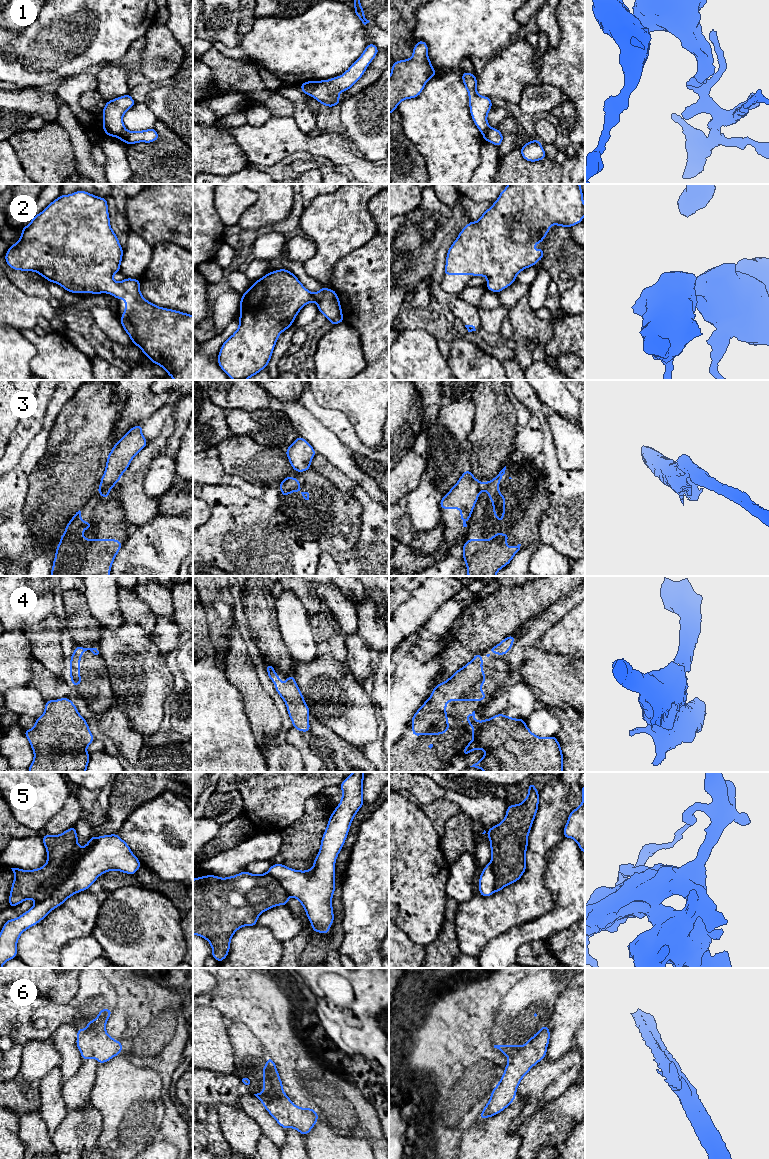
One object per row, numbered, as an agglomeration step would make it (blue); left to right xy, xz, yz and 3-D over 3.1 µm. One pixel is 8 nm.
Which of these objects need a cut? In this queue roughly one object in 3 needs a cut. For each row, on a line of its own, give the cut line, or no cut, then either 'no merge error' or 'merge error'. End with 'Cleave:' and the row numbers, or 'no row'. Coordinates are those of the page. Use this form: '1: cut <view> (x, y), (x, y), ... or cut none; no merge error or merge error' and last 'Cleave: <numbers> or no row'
1: cut xz (319, 81), (309, 94); merge error
2: cut none; no merge error
3: cut yz (481, 483), (479, 491); merge error
4: cut none; no merge error
5: cut xy (97, 838), (52, 894), (36, 904); merge error
6: cut none; no merge error
Cleave: 1, 3, 5

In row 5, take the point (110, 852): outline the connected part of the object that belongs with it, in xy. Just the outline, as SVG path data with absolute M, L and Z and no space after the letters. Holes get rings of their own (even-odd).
M118 834L98 837L93 847L76 863L71 875L53 891L50 898L4 923L0 932L0 968L8 960L17 957L17 941L21 934L38 924L72 895L88 890L106 872L116 870L134 875L140 866L141 862Z

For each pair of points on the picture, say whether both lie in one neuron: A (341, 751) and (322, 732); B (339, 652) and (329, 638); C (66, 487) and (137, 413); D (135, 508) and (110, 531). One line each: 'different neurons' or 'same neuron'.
A: same neuron
B: same neuron
C: different neurons
D: different neurons

